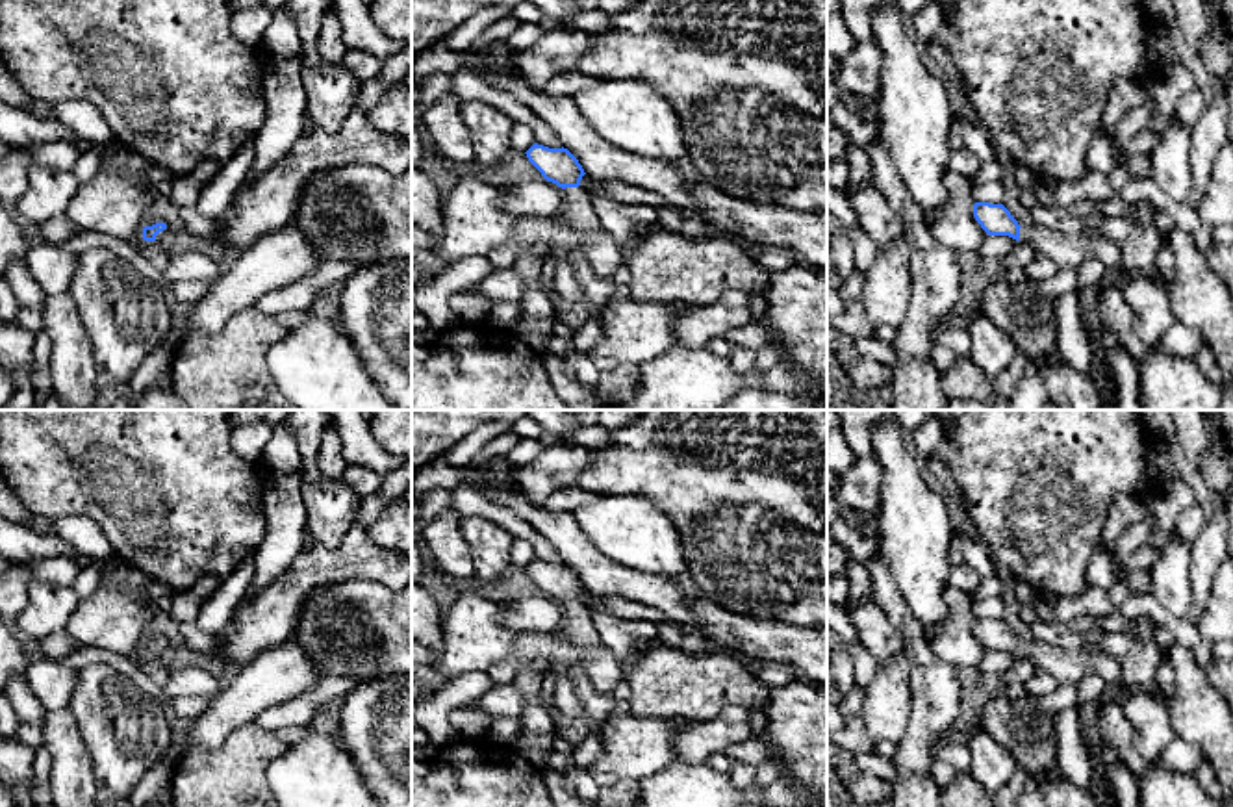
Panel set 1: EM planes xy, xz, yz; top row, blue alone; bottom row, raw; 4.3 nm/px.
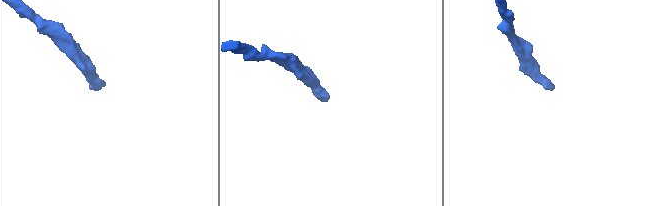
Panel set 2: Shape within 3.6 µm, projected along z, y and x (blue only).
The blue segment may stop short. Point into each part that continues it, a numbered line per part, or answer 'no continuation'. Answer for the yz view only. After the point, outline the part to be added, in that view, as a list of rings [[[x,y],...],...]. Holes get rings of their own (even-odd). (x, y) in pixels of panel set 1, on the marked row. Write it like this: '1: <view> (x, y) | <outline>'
1: yz (1065, 249) | [[[1033,223],[1020,228],[1020,241],[1049,256],[1059,267],[1077,267],[1094,258],[1118,273],[1120,286],[1127,286],[1138,276],[1150,276],[1164,288],[1172,288],[1172,284],[1163,280],[1155,265],[1138,271],[1125,269],[1120,258],[1120,245],[1101,236],[1088,236],[1087,232],[1066,234]]]

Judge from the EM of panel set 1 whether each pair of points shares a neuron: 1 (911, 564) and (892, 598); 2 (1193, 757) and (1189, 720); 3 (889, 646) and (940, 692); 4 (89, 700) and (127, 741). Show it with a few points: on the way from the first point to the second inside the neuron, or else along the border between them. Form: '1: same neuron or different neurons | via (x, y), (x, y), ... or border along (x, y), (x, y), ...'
1: different neurons | border along (877, 551), (898, 594), (920, 627)
2: different neurons | border along (1176, 735), (1191, 741), (1206, 759)
3: different neurons | border along (885, 613), (900, 633), (903, 653)
4: same neuron | via (99, 709), (117, 731)

